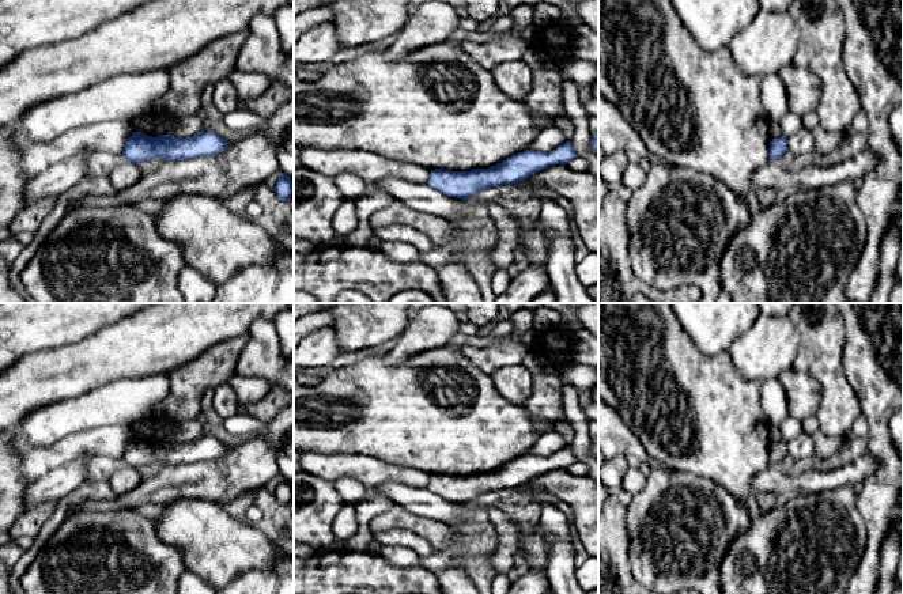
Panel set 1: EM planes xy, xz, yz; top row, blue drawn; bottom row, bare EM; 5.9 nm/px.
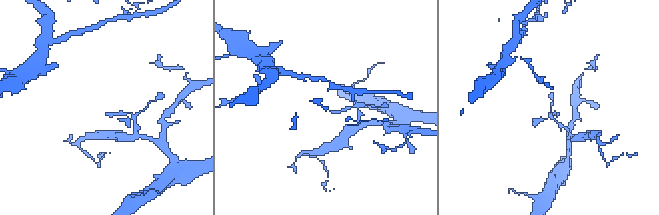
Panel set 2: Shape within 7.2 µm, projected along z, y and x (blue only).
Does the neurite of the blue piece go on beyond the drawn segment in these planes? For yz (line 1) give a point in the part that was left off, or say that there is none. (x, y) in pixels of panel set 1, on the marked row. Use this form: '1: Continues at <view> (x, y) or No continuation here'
1: No continuation here

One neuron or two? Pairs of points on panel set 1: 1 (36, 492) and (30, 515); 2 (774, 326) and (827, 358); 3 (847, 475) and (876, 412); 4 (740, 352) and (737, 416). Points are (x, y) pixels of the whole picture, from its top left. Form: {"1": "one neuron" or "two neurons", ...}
{"1": "two neurons", "2": "two neurons", "3": "two neurons", "4": "two neurons"}

